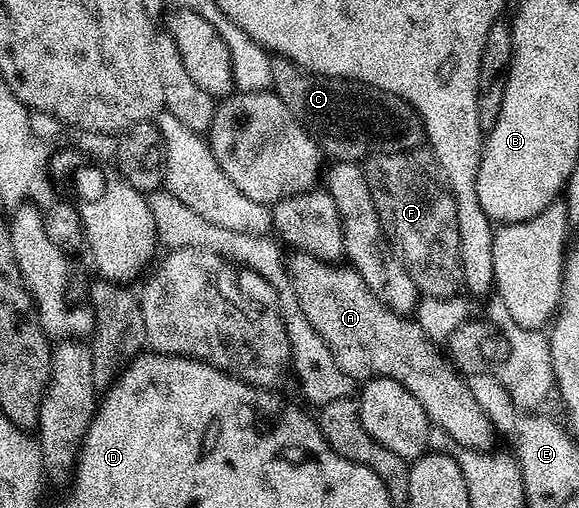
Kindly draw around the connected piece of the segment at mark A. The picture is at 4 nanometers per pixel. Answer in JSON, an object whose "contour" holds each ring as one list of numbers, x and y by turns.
{"contour":[[296,251,289,254,286,259,288,277,292,280,292,288,298,297,298,303,302,305,302,313,306,313,306,321,318,329,322,341,330,349,334,361,338,361,341,369,349,377,357,381,369,379,393,379,398,381,410,393,418,405,426,413,429,424,432,427,440,427,448,434,449,440,463,447,469,447,471,451,493,450,492,443,498,438,498,432,490,416,484,412,482,405,474,401,474,393,470,393,468,380,461,375,451,362,442,354,437,344,418,326,415,318,399,315,392,311,381,301,376,294,362,281,362,277,348,265,328,263,325,259,314,257,305,251]]}

